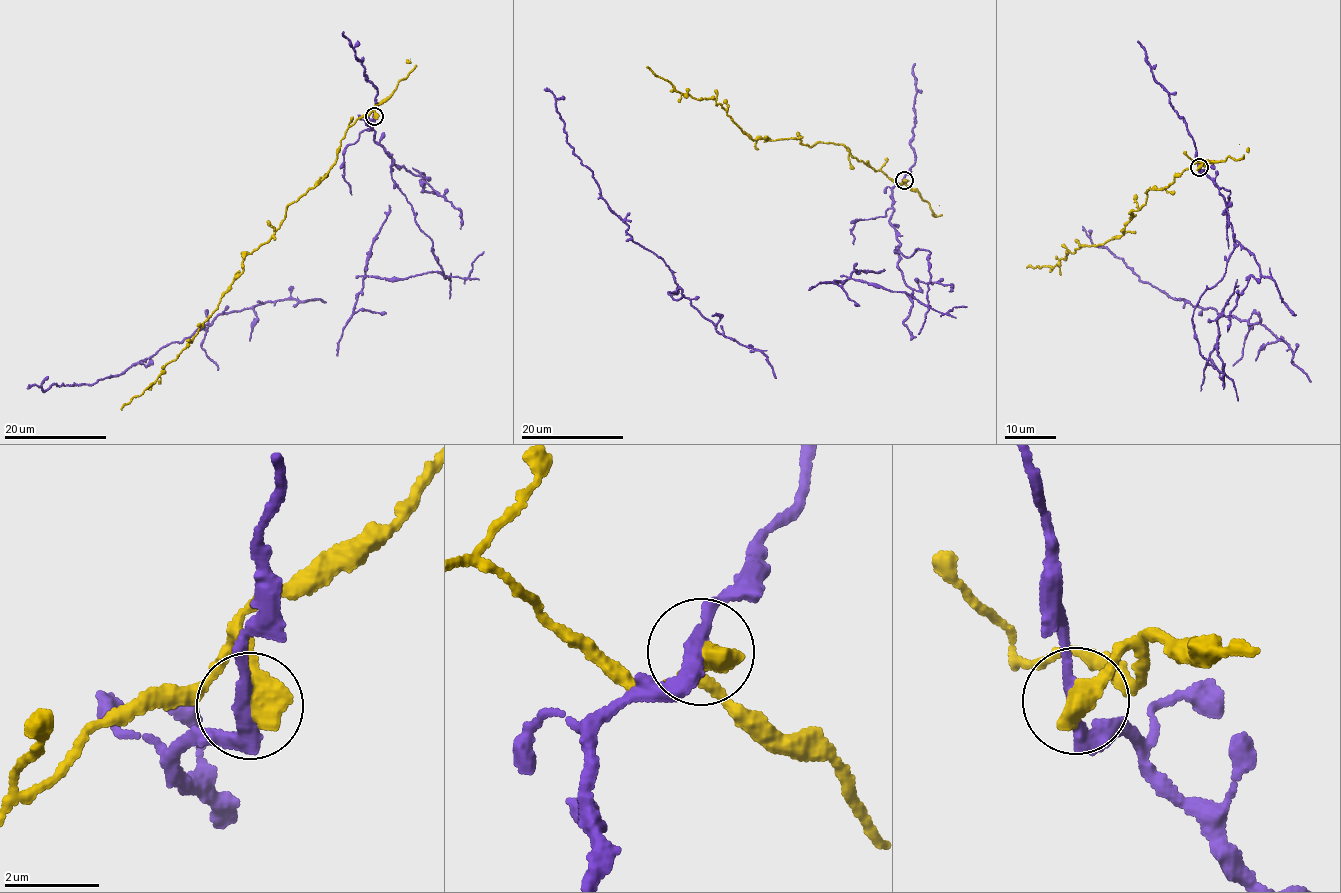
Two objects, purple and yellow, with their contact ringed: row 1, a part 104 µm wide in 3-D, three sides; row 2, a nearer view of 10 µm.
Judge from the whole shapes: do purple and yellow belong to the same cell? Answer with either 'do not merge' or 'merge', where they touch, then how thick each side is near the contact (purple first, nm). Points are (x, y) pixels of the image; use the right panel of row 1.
do not merge; at (1199, 167); 240 nm thick on the purple side, 600 nm on the other

